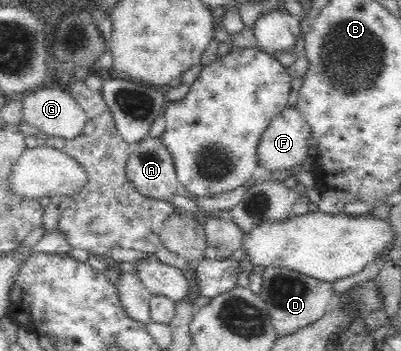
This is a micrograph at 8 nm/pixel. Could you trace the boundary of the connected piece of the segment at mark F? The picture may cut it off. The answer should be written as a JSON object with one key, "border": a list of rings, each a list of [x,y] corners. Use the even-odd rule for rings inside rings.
{"border":[[[285,107],[277,114],[262,134],[258,144],[258,165],[269,172],[289,170],[313,154],[307,140],[311,137],[309,125],[300,107]]]}

